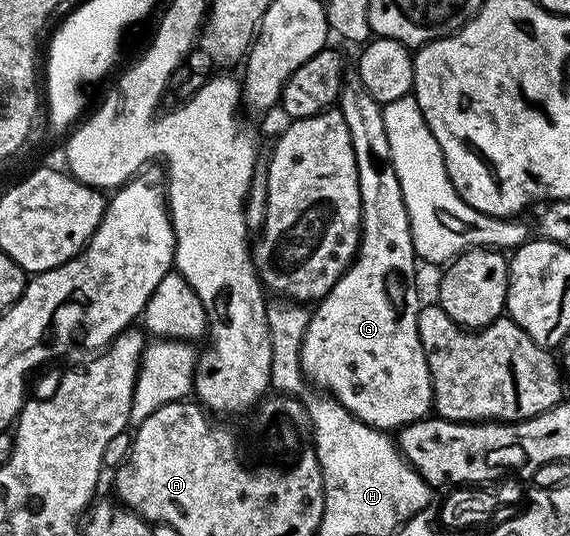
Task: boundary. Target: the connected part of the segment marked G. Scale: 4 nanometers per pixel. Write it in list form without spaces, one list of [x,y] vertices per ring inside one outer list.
[[[358,72],[346,74],[337,108],[349,127],[349,139],[357,159],[357,183],[361,191],[359,251],[348,269],[340,275],[339,282],[314,306],[300,345],[300,367],[308,382],[320,385],[321,390],[341,402],[366,425],[384,431],[398,431],[404,425],[422,421],[433,409],[427,354],[423,352],[419,338],[421,300],[415,286],[417,258],[411,224],[389,151],[389,135],[385,135],[383,106],[369,95],[369,91],[365,91],[365,83],[361,83]]]

